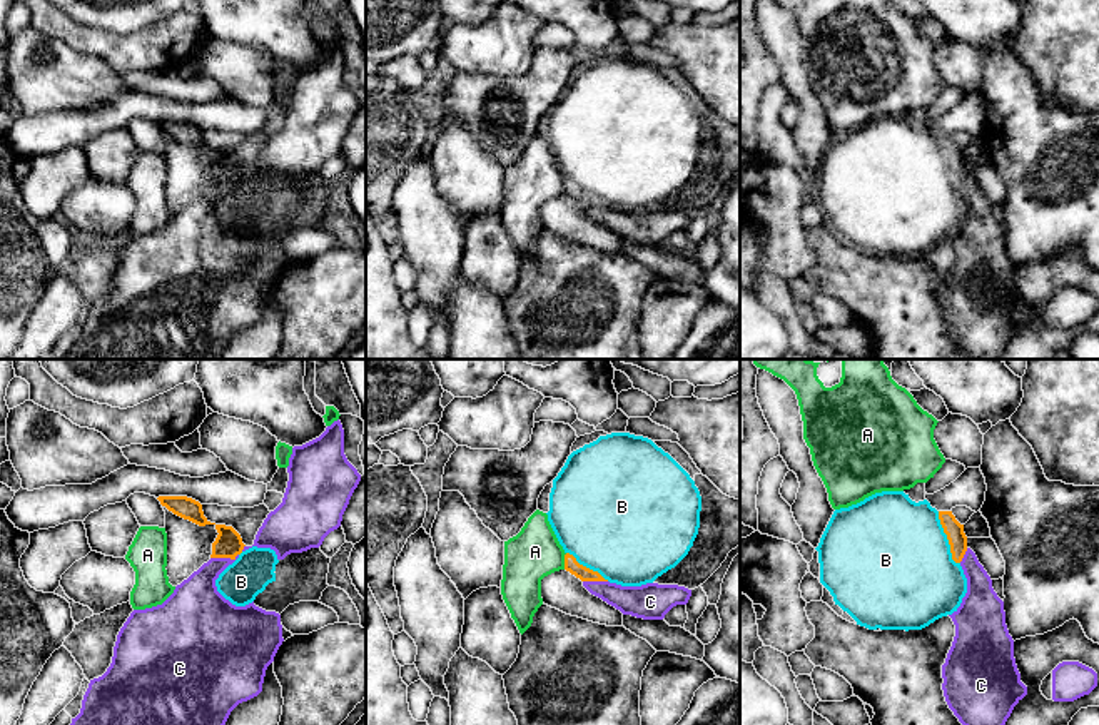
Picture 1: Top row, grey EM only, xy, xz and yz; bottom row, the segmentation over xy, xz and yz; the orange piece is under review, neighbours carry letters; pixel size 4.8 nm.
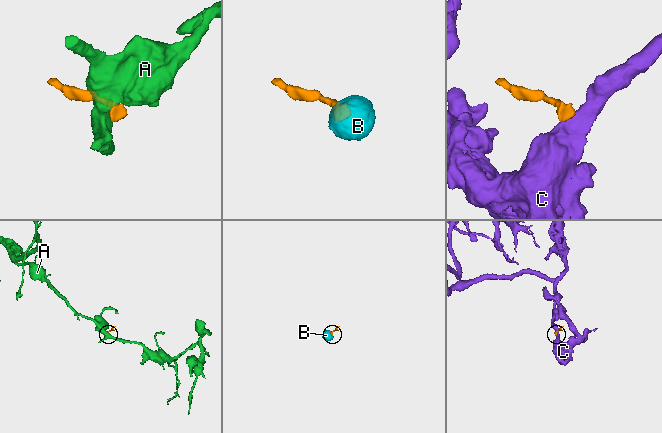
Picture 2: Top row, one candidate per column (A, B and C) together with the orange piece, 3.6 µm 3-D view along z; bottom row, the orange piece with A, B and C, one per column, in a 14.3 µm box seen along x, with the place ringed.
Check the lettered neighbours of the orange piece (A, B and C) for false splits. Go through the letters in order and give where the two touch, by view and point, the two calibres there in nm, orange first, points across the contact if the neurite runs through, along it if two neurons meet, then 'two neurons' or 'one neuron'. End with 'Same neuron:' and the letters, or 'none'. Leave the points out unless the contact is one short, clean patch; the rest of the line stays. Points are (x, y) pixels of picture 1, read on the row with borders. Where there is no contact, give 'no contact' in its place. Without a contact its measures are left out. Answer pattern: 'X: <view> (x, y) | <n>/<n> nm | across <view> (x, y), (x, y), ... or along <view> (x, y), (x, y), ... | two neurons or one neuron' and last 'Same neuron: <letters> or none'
A: xz (565, 562) | 70/240 nm | along xz (567, 553), (563, 568) | two neurons
B: yz (947, 538) | 90/500 nm | across yz (957, 540), (947, 538), (899, 557) | one neuron
C: xy (224, 557) | 130/220 nm | along xy (238, 553), (232, 558), (211, 557) | two neurons
Same neuron: B

